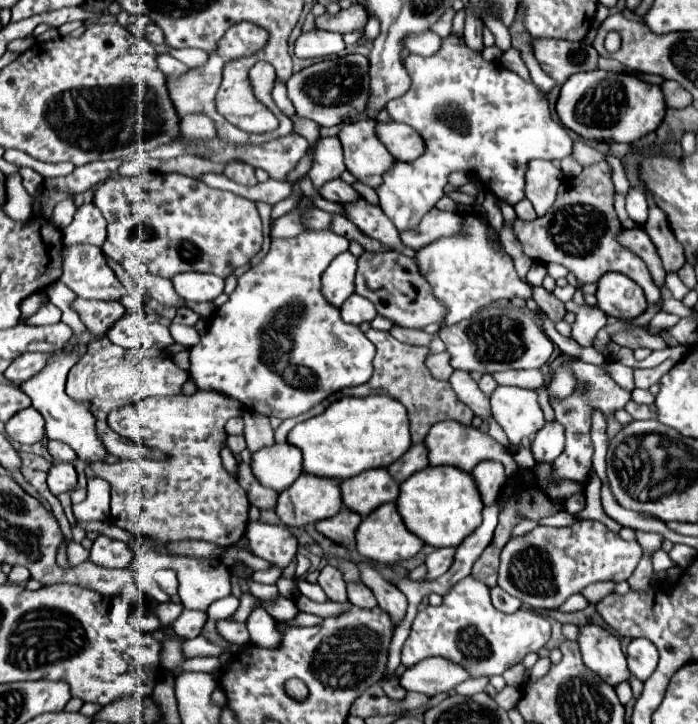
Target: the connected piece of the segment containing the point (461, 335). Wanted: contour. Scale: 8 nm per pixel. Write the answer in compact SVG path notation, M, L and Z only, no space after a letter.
M488 306L476 312L472 318L462 320L454 326L440 328L440 340L446 344L452 360L450 364L458 370L478 372L502 372L520 368L542 368L552 356L554 344L544 334L540 322L516 306Z

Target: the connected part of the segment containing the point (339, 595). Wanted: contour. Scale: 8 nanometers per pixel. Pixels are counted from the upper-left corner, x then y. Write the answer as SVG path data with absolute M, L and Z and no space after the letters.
M326 564L322 570L320 570L320 578L318 578L318 584L322 586L322 590L326 592L326 596L332 600L332 602L346 602L346 582L342 578L342 572L330 564Z

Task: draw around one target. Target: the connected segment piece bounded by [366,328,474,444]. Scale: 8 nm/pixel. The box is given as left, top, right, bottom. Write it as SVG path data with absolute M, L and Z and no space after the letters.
M368 330L366 338L376 346L376 356L374 356L374 374L366 382L374 394L386 394L402 402L408 410L410 418L410 434L412 442L422 442L426 438L430 426L442 420L458 420L462 424L470 424L474 412L458 400L456 392L452 390L450 382L436 380L430 370L426 368L426 358L430 350L426 346L408 346L404 342L398 342L390 332L380 332L380 330Z

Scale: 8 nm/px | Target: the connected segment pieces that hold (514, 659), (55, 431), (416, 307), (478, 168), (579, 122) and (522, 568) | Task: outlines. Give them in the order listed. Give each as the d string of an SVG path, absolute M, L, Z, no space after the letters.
M468 576L444 596L440 606L426 606L416 614L410 636L402 646L402 664L410 668L422 658L442 656L460 662L472 678L492 678L522 662L528 652L538 652L548 640L550 622L544 616L524 608L514 614L498 612L490 602L490 588Z
M62 350L62 352L54 352L48 356L46 366L28 382L24 382L20 386L22 392L28 394L28 398L32 400L32 408L36 408L44 418L46 418L46 436L50 440L60 440L64 444L68 444L82 462L98 462L106 456L106 450L102 446L102 442L96 436L96 428L94 428L94 416L88 410L86 404L82 402L74 402L72 398L66 396L64 392L64 384L66 384L66 376L70 372L70 368L80 360L80 356L74 350Z
M364 252L358 258L356 272L356 294L368 298L380 316L392 320L404 328L424 328L432 322L442 324L446 308L434 298L430 284L420 276L412 258L392 252Z
M450 34L442 40L442 46L434 56L406 56L404 68L412 78L412 86L404 96L390 100L386 112L394 122L412 126L422 136L426 148L424 154L412 162L396 162L386 174L382 174L382 184L376 188L380 208L398 230L414 228L420 218L434 208L434 204L444 196L444 186L448 184L448 174L452 172L466 170L466 174L474 174L498 200L514 206L524 200L526 170L530 160L540 158L550 162L570 156L572 140L566 138L566 128L552 118L544 94L532 82L522 80L500 62L486 62L480 52L468 50L464 38Z
M580 72L574 74L560 90L556 104L560 122L586 140L602 142L634 142L626 138L642 138L654 132L666 114L666 100L656 84L648 84L622 72Z
M582 520L566 528L538 526L532 532L510 538L500 556L498 586L520 598L528 608L552 610L588 584L628 580L642 558L642 546L636 540L622 540L602 522Z

